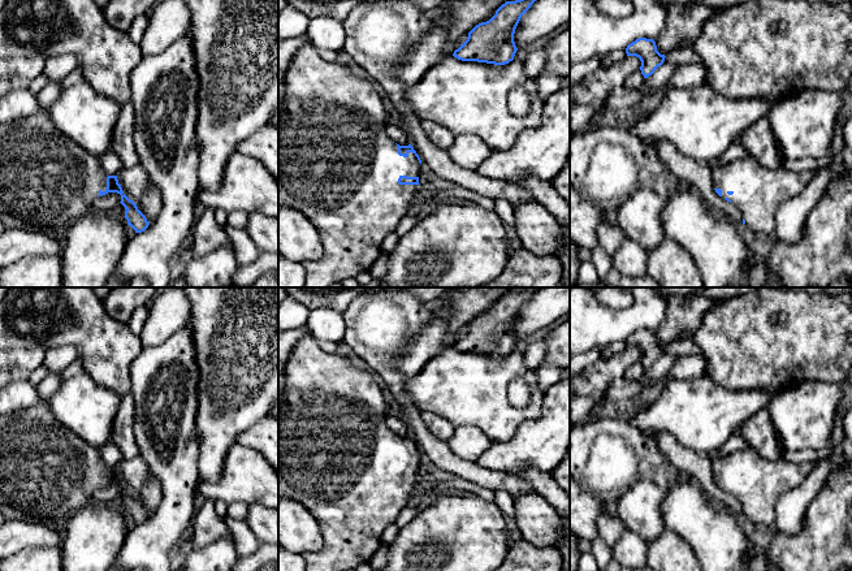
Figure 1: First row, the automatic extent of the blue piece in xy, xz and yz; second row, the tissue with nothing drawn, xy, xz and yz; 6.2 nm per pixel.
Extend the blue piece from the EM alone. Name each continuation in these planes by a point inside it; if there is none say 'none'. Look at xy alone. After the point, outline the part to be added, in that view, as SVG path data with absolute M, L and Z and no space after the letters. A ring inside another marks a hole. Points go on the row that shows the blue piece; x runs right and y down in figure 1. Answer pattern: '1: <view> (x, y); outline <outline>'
1: xy (48, 181); outline M48 113L0 124L0 212L22 220L29 228L60 230L86 215L99 191L105 191L108 174L98 156L60 133Z

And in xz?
1: xz (337, 165); outline M308 43L298 48L293 55L284 72L284 81L285 98L278 109L278 204L302 212L319 232L323 256L319 260L303 263L306 269L304 287L330 287L333 284L342 282L345 278L353 278L362 272L369 271L377 260L386 235L397 229L399 220L406 216L407 208L412 204L415 193L421 189L420 185L399 185L398 178L401 176L419 177L420 163L412 152L408 152L407 157L398 155L397 144L386 134L386 125L392 114L379 95L380 88L375 83L353 74L349 69L349 62L328 62L319 56L315 46Z

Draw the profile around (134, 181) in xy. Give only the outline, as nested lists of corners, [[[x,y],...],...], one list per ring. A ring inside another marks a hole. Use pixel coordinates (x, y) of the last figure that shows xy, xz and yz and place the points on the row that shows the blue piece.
[[[139,164],[131,168],[124,168],[117,174],[117,179],[124,194],[133,202],[137,202],[143,195],[150,182]]]

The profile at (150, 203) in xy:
[[[150,181],[143,195],[134,202],[147,221],[153,222],[163,209],[163,196],[160,190]]]

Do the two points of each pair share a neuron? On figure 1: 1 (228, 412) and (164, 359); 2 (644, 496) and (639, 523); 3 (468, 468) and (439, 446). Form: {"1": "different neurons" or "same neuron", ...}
{"1": "different neurons", "2": "same neuron", "3": "same neuron"}

